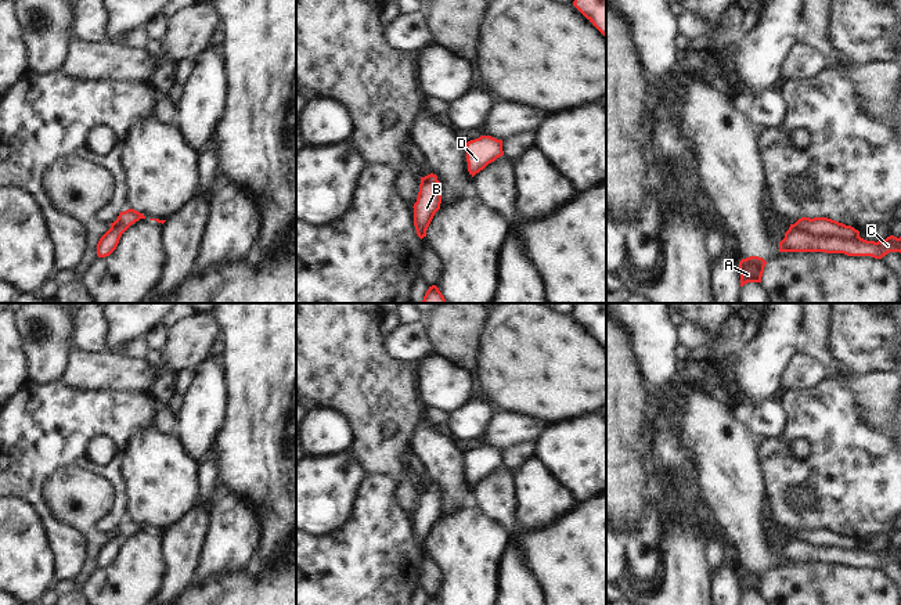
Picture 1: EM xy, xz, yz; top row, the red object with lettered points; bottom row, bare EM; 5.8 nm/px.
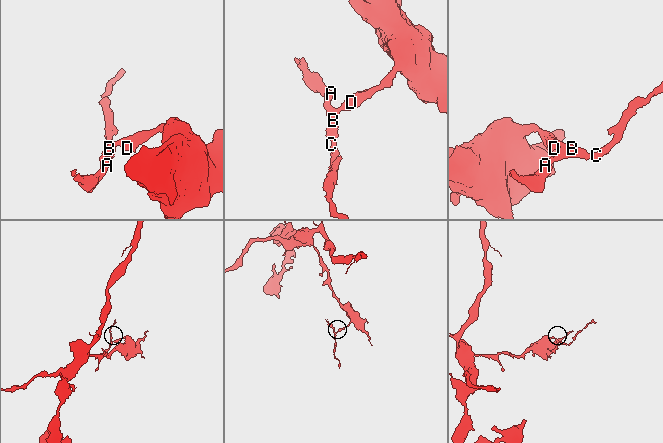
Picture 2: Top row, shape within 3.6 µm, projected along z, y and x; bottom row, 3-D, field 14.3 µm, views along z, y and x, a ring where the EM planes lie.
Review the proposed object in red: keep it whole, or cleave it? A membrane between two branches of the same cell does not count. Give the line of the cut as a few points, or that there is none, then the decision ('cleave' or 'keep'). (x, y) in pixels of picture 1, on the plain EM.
cut yz (792, 535), (825, 546), (858, 546); cleave

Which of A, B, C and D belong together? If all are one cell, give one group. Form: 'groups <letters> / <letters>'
groups A C / B D

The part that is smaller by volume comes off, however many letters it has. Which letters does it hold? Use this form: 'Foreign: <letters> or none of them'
Foreign: A, C

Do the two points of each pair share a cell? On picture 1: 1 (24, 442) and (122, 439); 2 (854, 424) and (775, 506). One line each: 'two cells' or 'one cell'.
1: one cell
2: one cell

